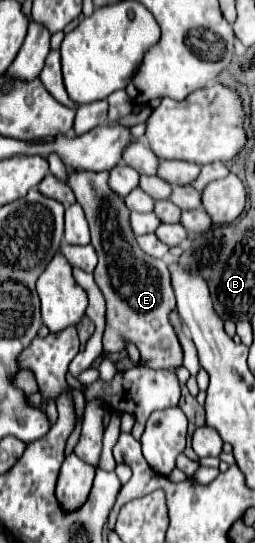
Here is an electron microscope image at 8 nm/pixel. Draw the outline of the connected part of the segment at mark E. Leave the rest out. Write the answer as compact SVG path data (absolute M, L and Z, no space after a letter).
M69 172L69 182L67 182L75 194L75 200L85 210L89 232L91 232L91 244L99 256L97 268L93 270L93 278L107 302L107 328L103 334L103 348L107 352L121 354L125 352L125 340L131 340L139 348L141 358L147 362L149 368L175 370L183 364L183 350L173 330L173 324L169 320L169 314L175 310L175 294L171 288L169 270L163 260L155 260L147 254L141 254L141 248L137 246L135 234L131 232L131 226L129 226L129 210L123 198L117 196L113 190L109 190L107 178L109 178L109 172Z

